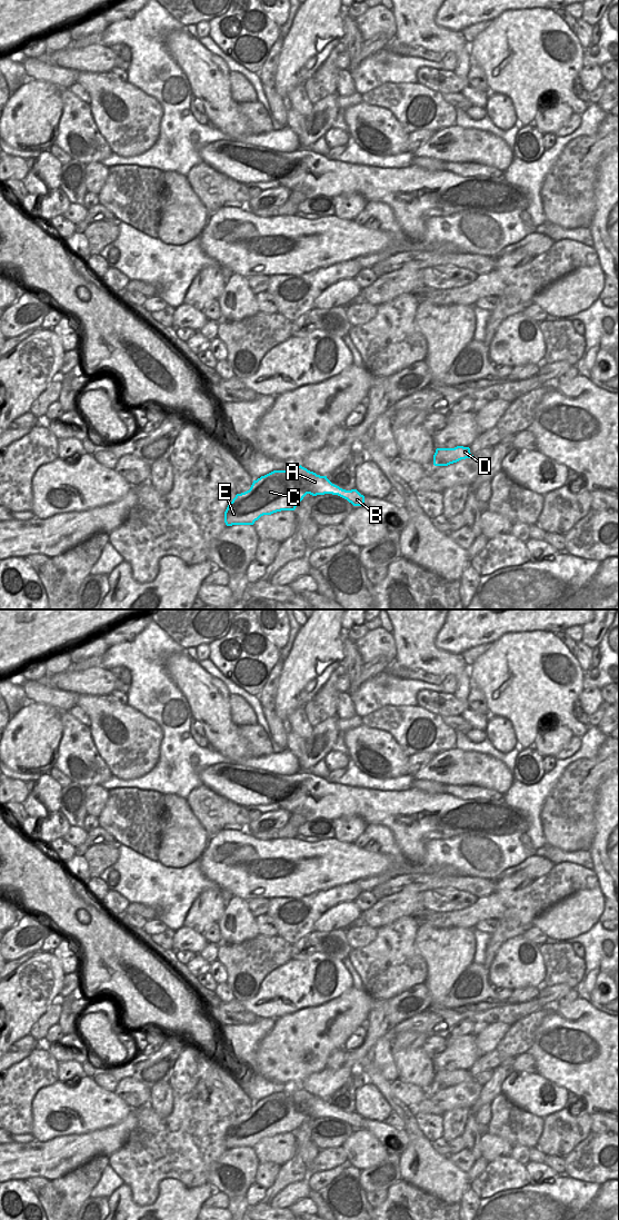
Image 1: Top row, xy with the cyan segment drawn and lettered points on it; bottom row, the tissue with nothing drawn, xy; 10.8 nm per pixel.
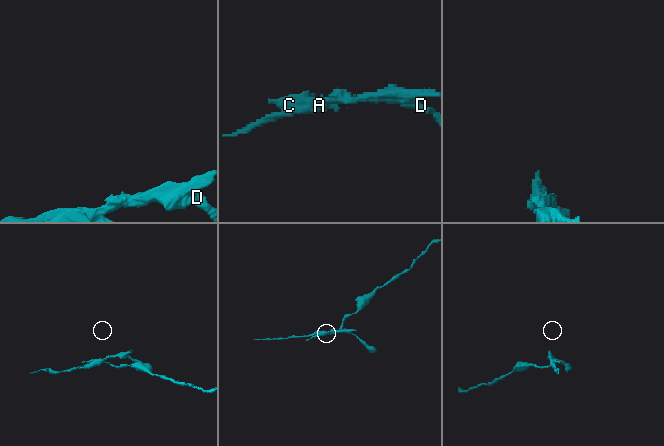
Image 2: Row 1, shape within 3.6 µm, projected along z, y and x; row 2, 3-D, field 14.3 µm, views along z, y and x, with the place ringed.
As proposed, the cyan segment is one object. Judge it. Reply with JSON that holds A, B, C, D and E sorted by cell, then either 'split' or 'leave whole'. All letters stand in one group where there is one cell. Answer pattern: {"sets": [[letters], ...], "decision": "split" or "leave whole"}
{"sets": [["A", "B"], ["C", "D", "E"]], "decision": "split"}

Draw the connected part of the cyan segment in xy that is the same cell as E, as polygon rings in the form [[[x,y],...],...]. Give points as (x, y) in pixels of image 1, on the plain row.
[[[273,1093],[253,1103],[249,1113],[237,1117],[224,1134],[224,1145],[253,1148],[263,1138],[294,1133],[307,1115],[287,1093]]]

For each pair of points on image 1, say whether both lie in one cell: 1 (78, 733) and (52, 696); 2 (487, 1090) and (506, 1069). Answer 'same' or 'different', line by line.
1: different
2: same

